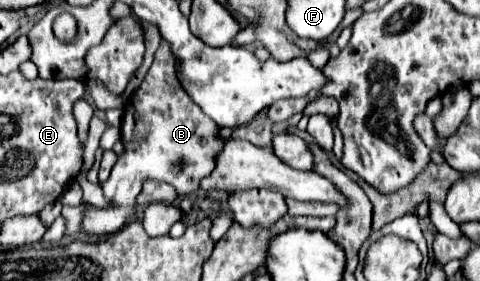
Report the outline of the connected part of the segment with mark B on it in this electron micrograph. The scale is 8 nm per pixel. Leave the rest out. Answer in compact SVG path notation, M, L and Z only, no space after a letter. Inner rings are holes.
M162 40L154 64L130 104L136 110L134 130L124 132L124 154L118 158L108 182L102 184L104 198L110 202L110 206L96 208L86 204L82 214L80 232L88 236L108 236L134 218L136 198L146 178L168 182L178 190L178 194L184 196L196 192L200 180L210 174L214 158L224 144L220 140L220 126L212 122L212 118L208 118L182 88L176 72L176 56L166 40Z

